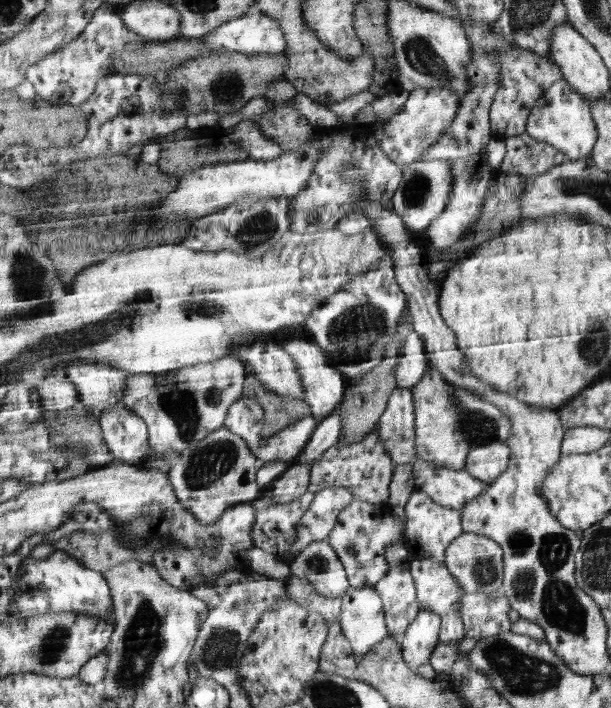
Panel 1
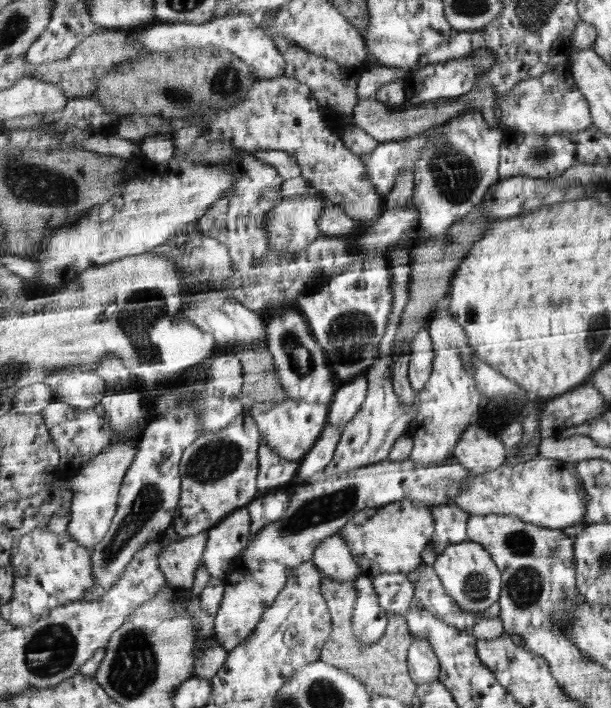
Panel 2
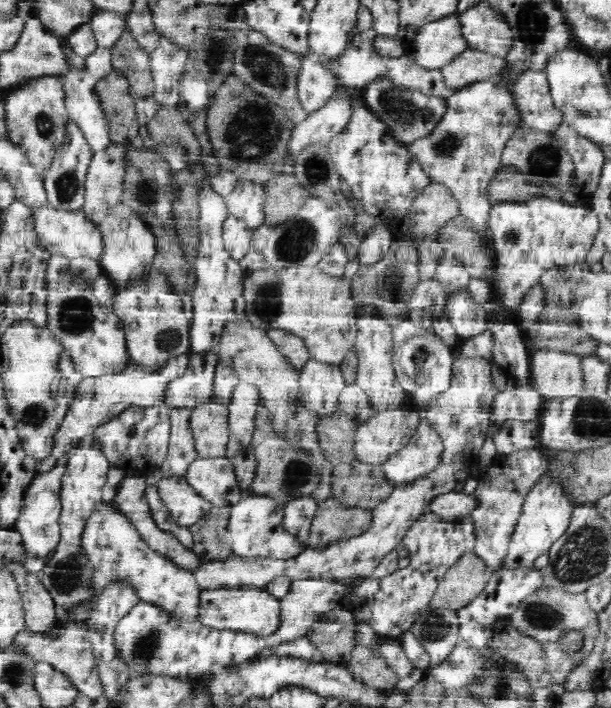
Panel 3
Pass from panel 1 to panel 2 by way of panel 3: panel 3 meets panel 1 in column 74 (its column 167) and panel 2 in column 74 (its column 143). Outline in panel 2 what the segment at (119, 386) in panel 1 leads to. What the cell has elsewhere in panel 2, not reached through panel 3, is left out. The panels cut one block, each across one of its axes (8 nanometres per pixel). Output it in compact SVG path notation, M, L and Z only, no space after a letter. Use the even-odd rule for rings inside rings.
M77 369L75 372L71 370L61 370L61 372L51 372L51 376L47 374L47 380L44 380L47 386L51 386L55 390L55 396L59 400L63 400L67 404L79 408L91 408L102 403L103 395L107 392L107 384L105 380L93 371Z

